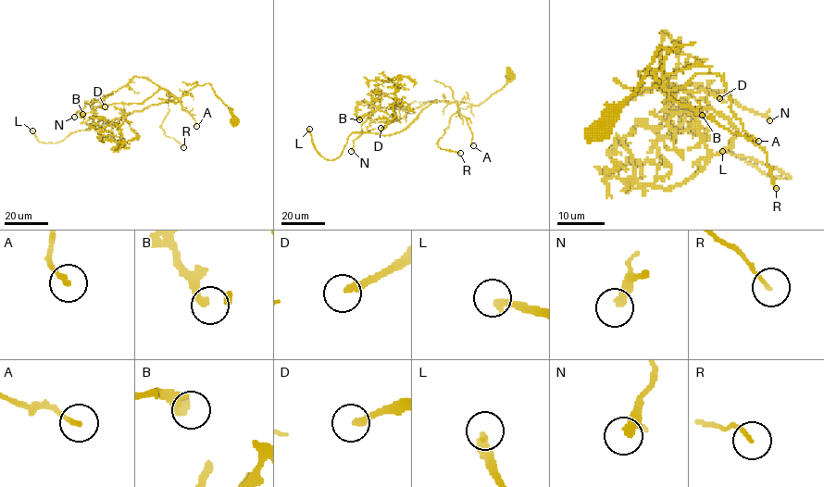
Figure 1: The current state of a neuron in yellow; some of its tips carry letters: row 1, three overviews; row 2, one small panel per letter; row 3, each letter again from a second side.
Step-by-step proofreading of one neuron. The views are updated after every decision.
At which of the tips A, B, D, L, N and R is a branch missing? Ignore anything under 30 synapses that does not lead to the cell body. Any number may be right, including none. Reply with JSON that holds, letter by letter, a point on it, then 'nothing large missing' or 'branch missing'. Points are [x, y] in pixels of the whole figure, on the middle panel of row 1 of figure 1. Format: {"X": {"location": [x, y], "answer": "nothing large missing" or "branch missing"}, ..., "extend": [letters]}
{"A": {"location": [473, 145], "answer": "nothing large missing"}, "B": {"location": [359, 119], "answer": "nothing large missing"}, "D": {"location": [380, 128], "answer": "branch missing"}, "L": {"location": [309, 129], "answer": "branch missing"}, "N": {"location": [351, 151], "answer": "nothing large missing"}, "R": {"location": [460, 153], "answer": "nothing large missing"}, "extend": ["D", "L"]}

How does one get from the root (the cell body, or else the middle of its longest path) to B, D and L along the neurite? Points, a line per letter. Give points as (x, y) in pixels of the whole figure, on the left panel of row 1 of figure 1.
B: (233, 120), (208, 83), (180, 100), (106, 121), (102, 127), (110, 131), (117, 118), (82, 114)
D: (233, 120), (230, 109), (208, 83), (194, 86), (180, 100), (160, 88), (142, 103), (114, 103), (105, 106)
L: (233, 120), (206, 83), (194, 86), (180, 100), (153, 104), (72, 132), (57, 143), (40, 143), (32, 131)

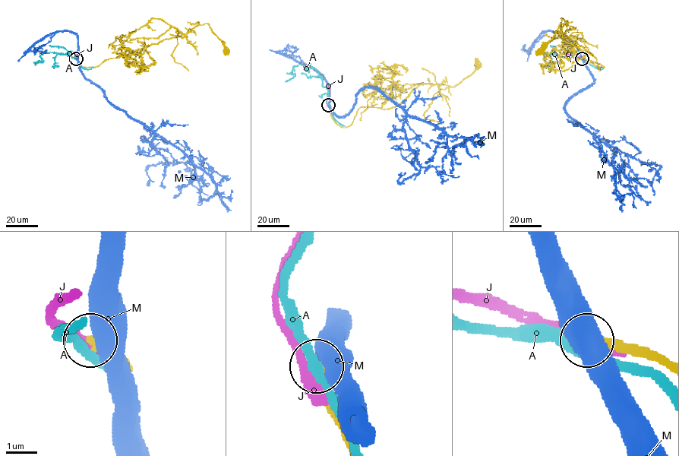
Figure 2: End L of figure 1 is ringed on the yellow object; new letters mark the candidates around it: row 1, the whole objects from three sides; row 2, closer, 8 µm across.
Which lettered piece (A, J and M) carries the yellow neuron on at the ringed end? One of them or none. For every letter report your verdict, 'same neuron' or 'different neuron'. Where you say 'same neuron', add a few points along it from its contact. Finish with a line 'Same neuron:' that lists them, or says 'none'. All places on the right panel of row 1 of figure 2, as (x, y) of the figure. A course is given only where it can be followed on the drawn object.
A: different neuron
J: different neuron
M: different neuron
Same neuron: none

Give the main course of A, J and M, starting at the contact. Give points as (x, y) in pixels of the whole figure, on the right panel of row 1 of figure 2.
A: (582, 58), (541, 52), (550, 56), (554, 62), (559, 63)
J: (583, 58), (563, 52)
M: (582, 58), (594, 82), (568, 102), (565, 111), (594, 137), (613, 167), (616, 188), (631, 194), (636, 208)

